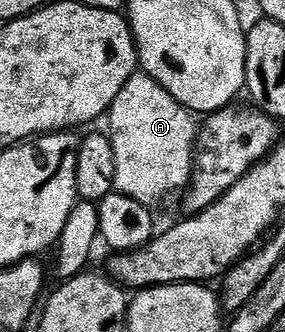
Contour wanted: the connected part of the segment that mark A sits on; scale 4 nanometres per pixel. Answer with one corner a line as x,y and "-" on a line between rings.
135,73
119,89
119,97
110,105
107,112
109,128
107,134
115,153
115,181
116,194
126,195
139,201
144,207
156,208
156,203
164,201
168,195
184,192
189,185
189,178
193,176
193,149
197,145
199,119
194,112
188,111
159,81
144,73

